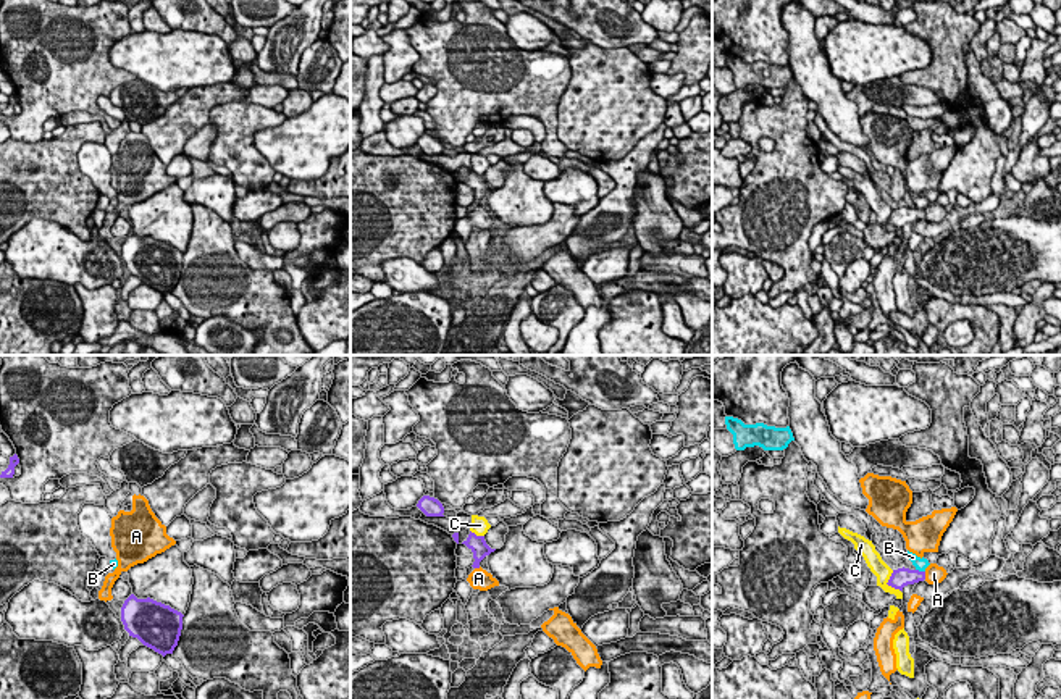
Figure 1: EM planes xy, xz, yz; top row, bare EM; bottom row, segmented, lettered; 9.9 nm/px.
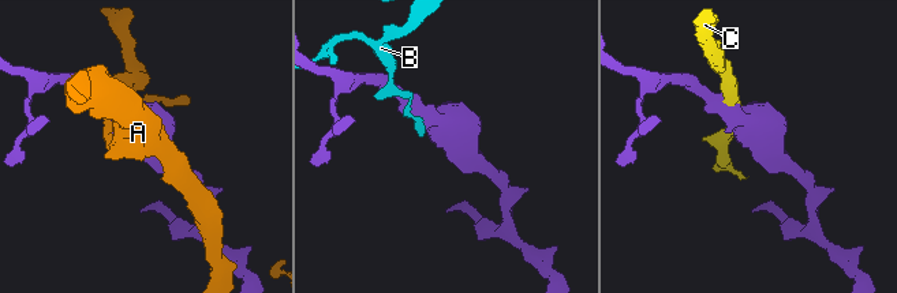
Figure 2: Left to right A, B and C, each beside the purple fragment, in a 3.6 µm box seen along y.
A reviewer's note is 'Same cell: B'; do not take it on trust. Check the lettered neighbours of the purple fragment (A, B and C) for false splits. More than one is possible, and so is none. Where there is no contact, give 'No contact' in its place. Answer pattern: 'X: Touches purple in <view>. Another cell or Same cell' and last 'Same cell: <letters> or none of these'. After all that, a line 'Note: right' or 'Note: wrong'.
A: Touches purple in yz. Another cell
B: Touches purple in yz. Another cell
C: Touches purple in yz. Another cell
Same cell: none of these
Note: wrong

